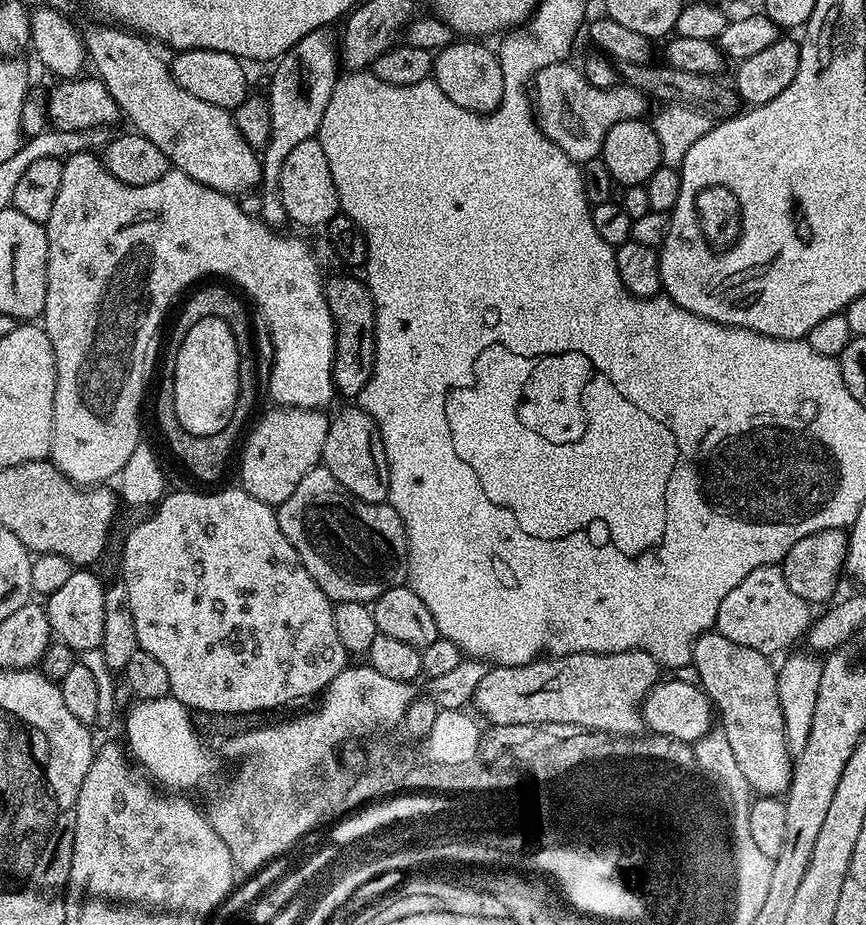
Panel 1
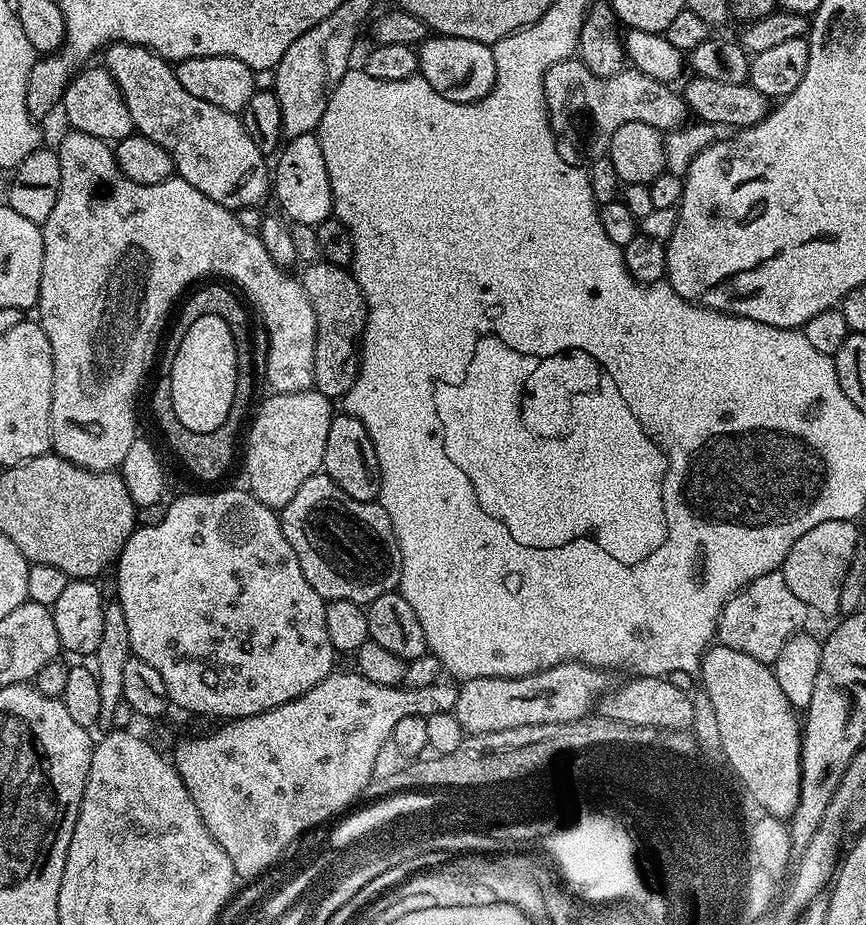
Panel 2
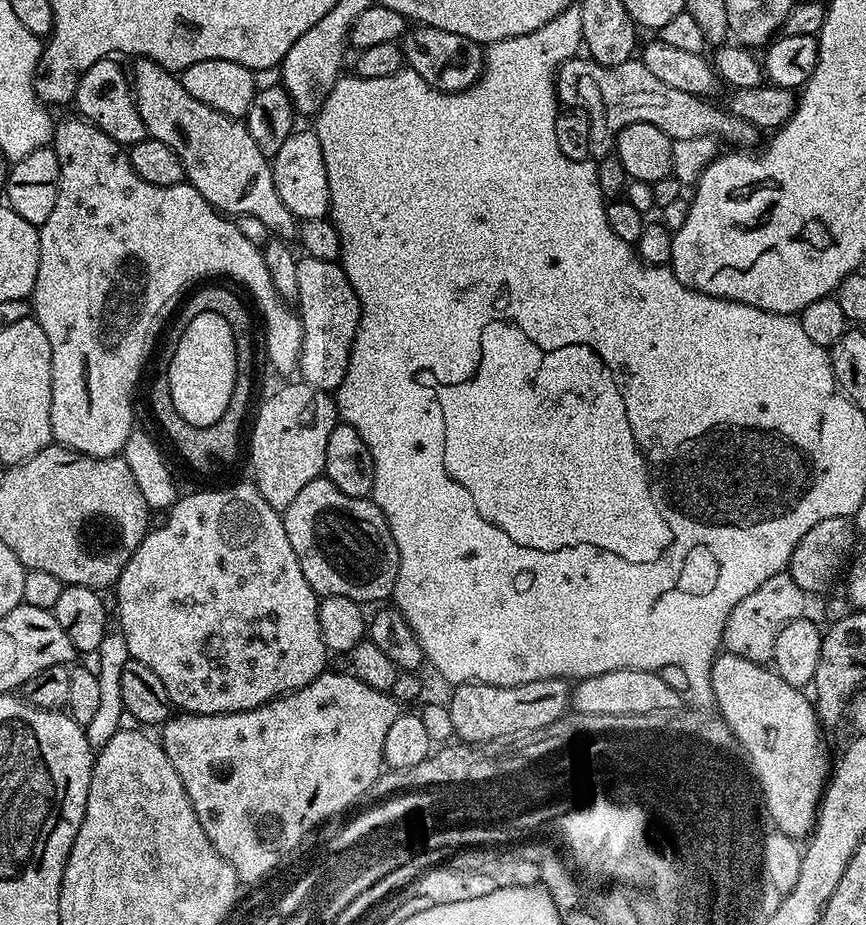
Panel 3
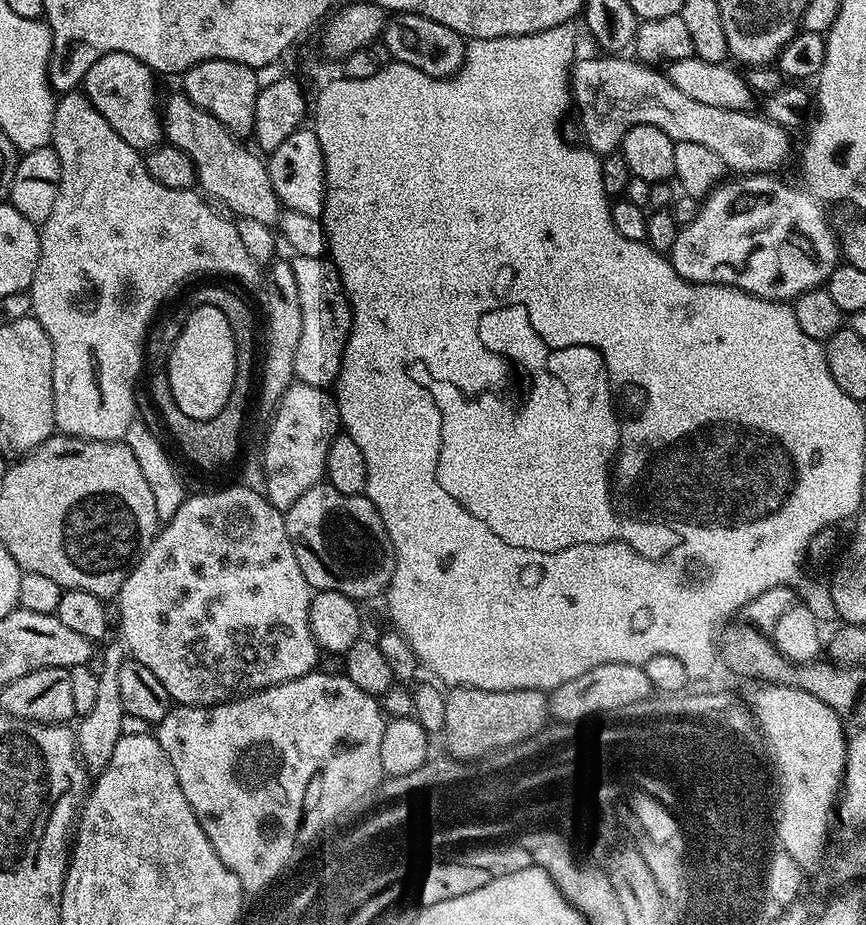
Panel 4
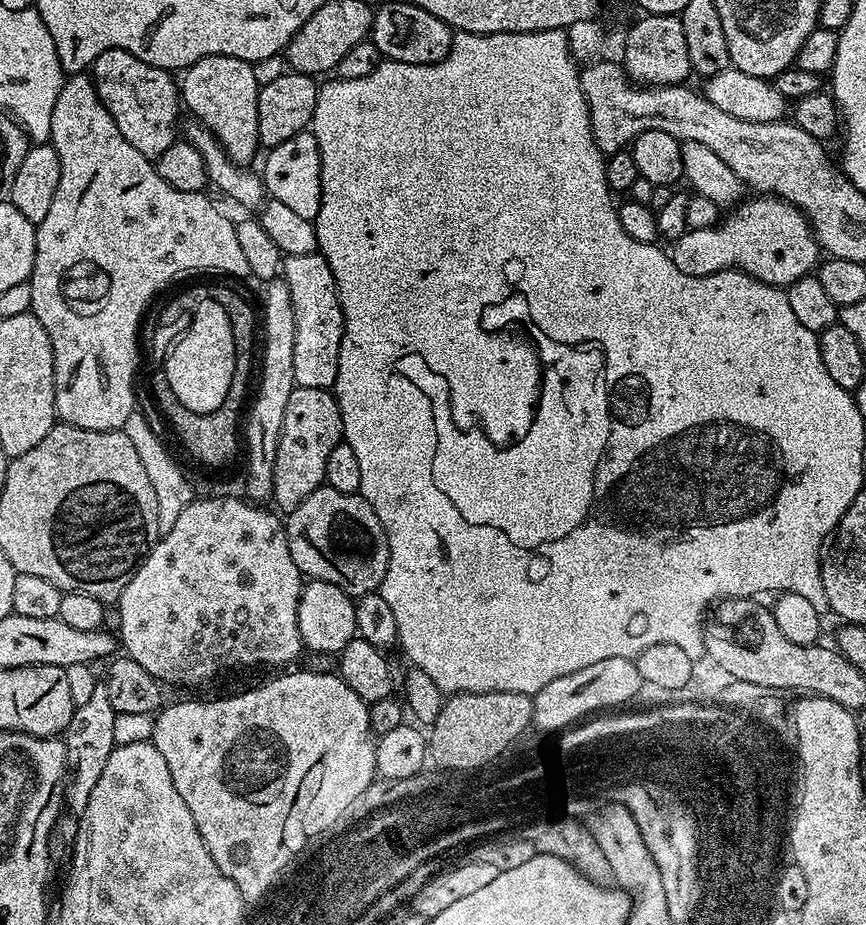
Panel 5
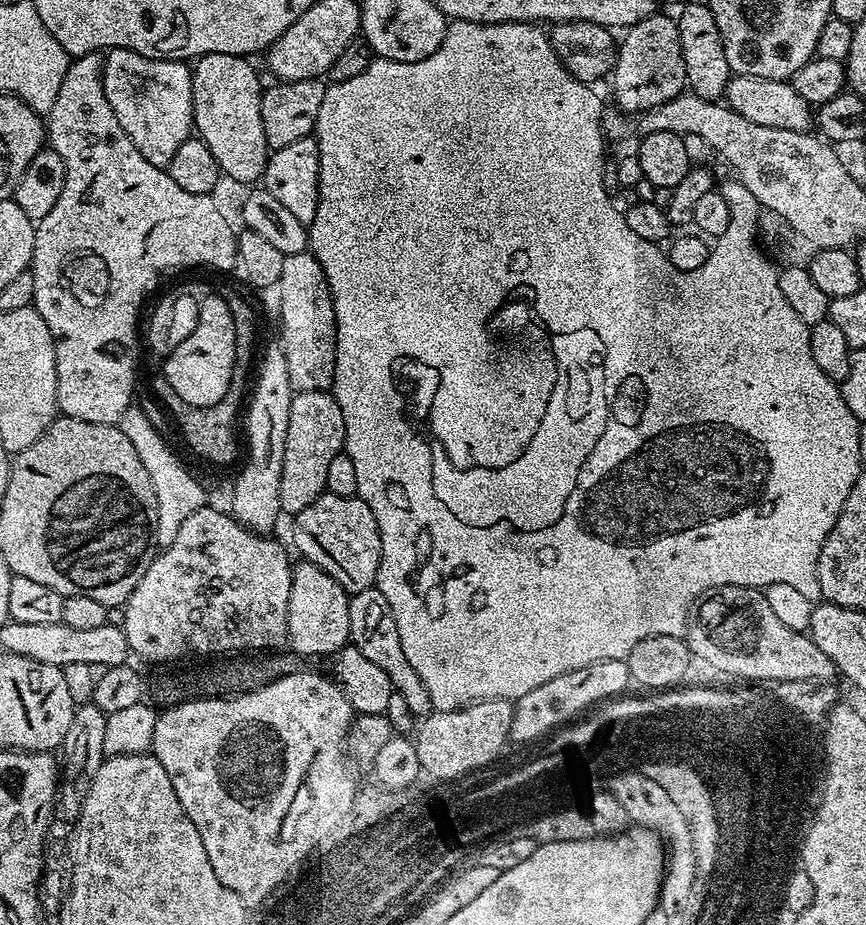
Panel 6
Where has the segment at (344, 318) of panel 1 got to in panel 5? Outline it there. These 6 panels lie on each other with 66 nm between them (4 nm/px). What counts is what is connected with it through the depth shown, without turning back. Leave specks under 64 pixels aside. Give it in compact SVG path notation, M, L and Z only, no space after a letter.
M319 251L310 254L284 256L282 260L282 279L288 284L290 302L294 306L294 378L301 388L331 389L338 378L338 350L342 346L344 315L340 299L336 293L334 274Z

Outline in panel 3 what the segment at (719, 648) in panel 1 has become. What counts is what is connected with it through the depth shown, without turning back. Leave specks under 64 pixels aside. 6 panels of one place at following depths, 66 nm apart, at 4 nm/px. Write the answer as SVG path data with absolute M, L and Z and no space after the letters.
M729 651L717 655L712 664L710 689L716 699L715 707L728 723L743 755L756 767L756 772L760 772L764 792L768 792L768 804L772 808L770 817L776 816L779 831L793 838L807 837L815 825L820 797L830 776L830 760L828 764L824 740L820 737L822 725L813 701L809 697L807 700L801 689L791 688L771 667L747 660L744 656L736 656Z

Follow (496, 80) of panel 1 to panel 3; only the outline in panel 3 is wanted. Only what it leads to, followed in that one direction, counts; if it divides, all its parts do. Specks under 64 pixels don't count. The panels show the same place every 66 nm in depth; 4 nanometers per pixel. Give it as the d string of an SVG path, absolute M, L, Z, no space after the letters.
M425 24L409 27L402 37L402 47L407 67L440 92L464 92L480 79L484 70L485 49L470 38L462 38L462 34L450 34L450 30L438 30Z

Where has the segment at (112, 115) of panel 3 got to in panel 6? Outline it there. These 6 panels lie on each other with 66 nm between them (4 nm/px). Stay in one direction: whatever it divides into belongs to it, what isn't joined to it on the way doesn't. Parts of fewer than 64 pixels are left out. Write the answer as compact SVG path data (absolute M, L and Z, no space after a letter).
M113 48L104 56L104 89L114 118L126 130L126 138L138 146L138 154L155 168L167 169L178 146L194 132L192 68L183 60L146 58L134 50Z

